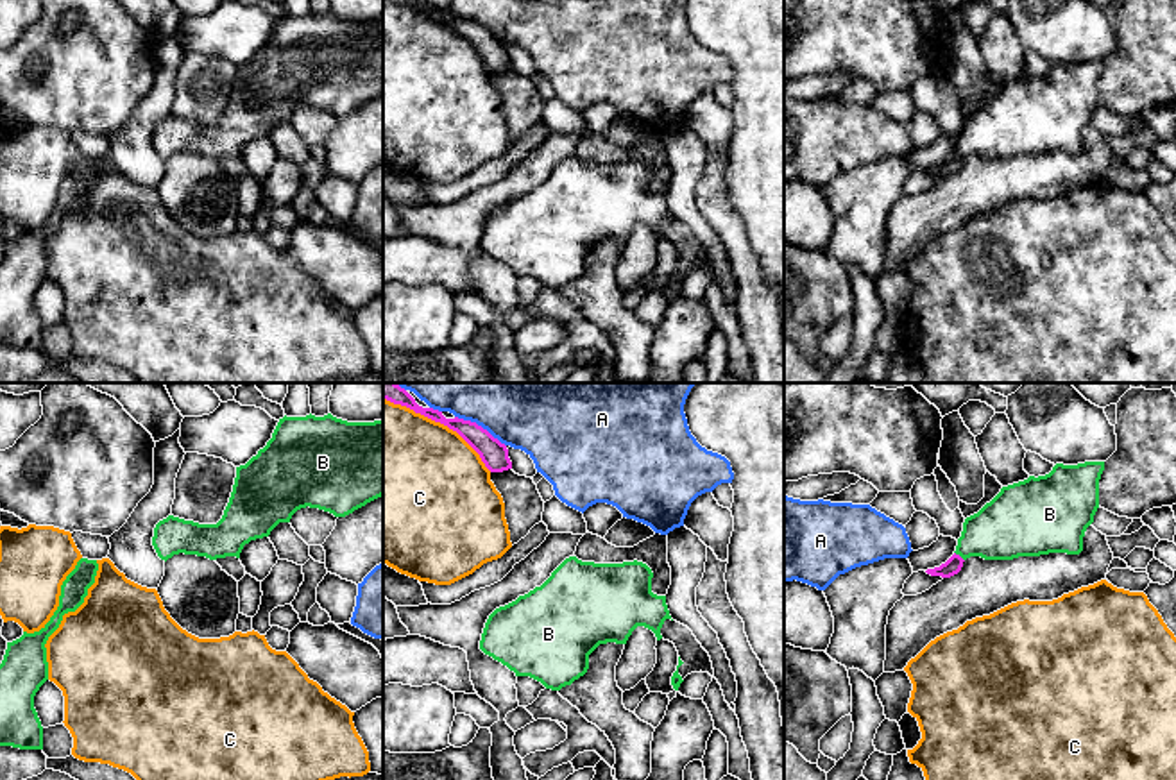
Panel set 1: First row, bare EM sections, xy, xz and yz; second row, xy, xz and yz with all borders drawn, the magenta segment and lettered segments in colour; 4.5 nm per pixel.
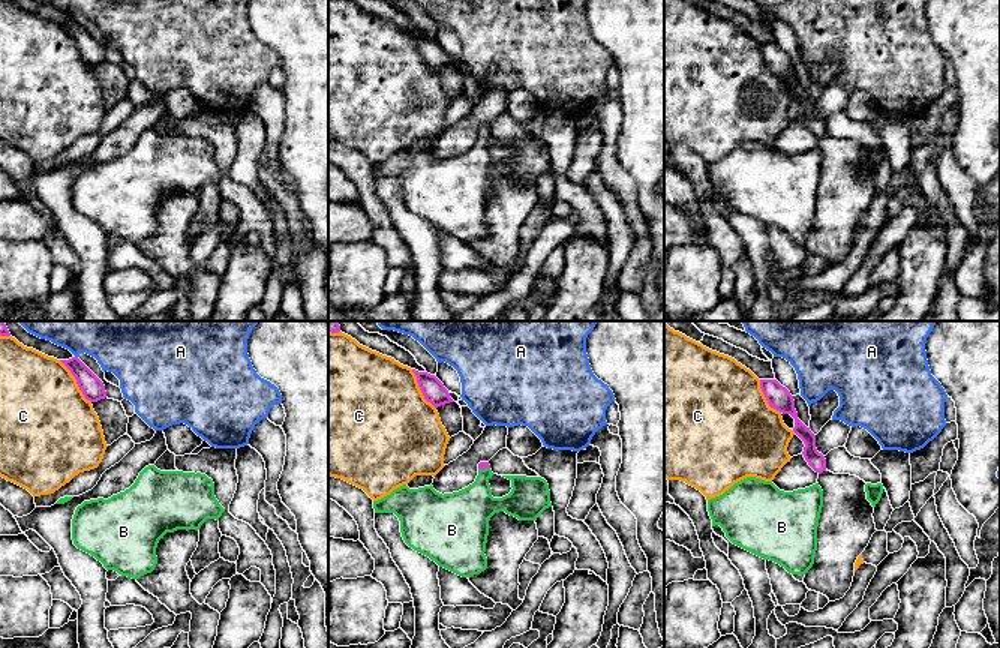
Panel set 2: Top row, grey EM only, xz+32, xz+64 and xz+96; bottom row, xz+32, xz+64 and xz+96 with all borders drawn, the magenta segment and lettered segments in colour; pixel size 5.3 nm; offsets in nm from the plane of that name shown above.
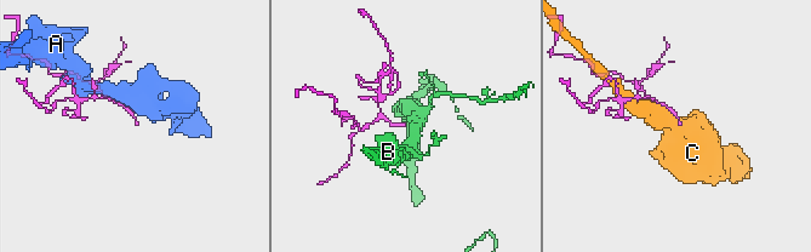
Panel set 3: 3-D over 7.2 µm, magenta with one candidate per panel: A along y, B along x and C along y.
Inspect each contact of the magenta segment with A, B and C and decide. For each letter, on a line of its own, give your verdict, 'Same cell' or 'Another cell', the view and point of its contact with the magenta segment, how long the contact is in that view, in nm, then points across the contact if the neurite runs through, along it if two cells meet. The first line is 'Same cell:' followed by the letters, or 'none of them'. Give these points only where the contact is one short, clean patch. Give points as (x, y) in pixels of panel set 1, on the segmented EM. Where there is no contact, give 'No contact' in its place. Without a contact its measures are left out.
Same cell: B
A: Another cell. Touches magenta at xz (480, 426). Shared border 280 nm
B: Same cell. Touches magenta at yz (960, 557). Shared border 60 nm. Path across: yz (953, 566), (960, 557), (981, 535), (1005, 528)
C: Another cell. Touches magenta at xz (439, 421). Shared border 600 nm

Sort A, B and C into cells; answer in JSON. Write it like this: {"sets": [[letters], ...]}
{"sets": [["A"], ["B"], ["C"]]}

